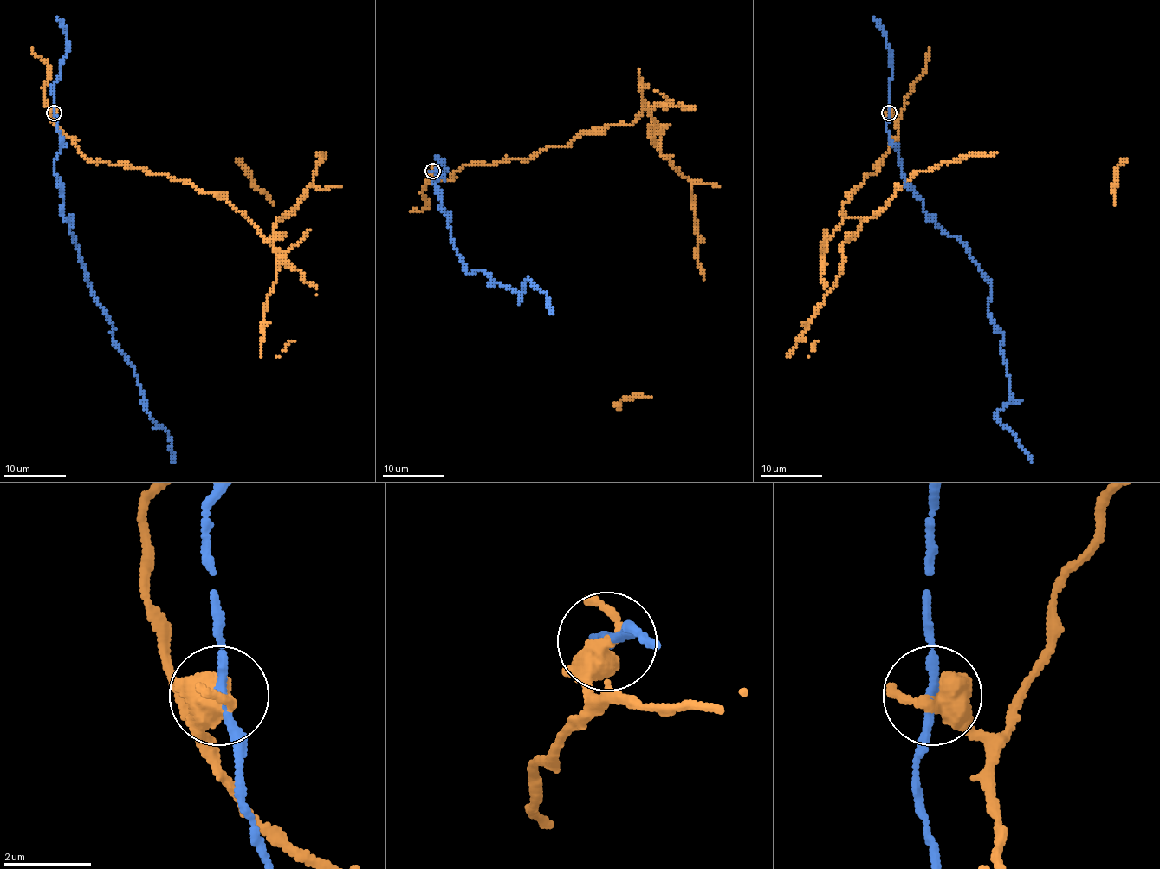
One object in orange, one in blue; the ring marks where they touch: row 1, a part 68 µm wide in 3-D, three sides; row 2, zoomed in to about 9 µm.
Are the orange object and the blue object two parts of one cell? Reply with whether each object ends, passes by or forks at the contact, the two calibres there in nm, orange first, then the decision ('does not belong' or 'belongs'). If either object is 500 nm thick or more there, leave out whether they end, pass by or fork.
orange forks there; blue passes by; 400 nm thick on the orange side, 170 nm on the other; does not belong

